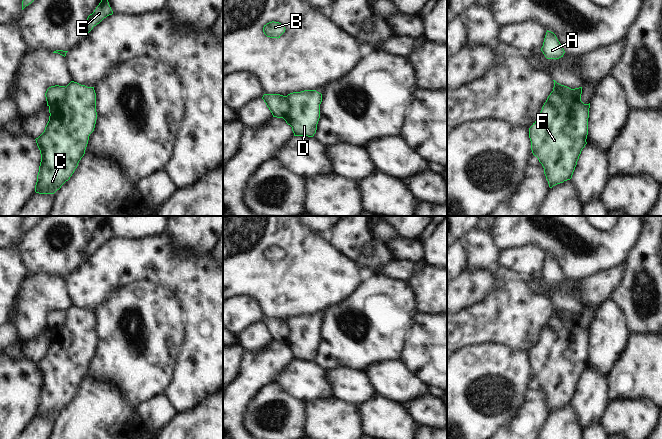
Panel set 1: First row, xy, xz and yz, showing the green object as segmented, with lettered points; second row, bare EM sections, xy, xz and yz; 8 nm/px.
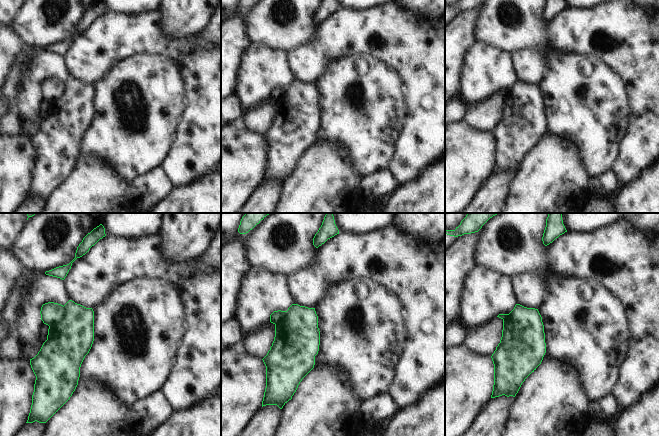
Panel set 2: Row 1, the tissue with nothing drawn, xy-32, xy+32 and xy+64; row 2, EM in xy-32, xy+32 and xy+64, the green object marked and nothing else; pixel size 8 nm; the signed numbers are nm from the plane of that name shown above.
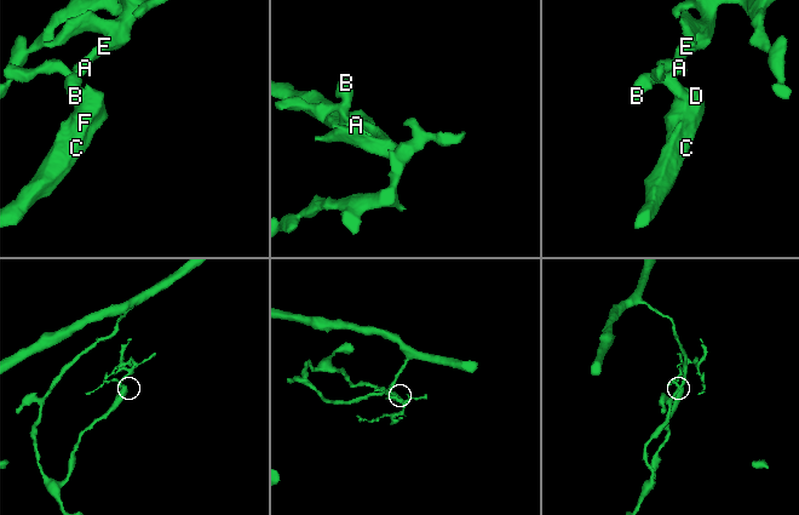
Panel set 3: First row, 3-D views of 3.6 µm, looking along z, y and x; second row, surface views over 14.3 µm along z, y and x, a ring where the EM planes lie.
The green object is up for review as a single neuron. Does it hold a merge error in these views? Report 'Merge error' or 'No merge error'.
Merge error.

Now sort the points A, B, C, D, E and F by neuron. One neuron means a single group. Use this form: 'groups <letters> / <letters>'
groups A B E / C D F

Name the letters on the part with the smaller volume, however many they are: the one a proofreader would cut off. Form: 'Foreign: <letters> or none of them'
Foreign: A, B, E.

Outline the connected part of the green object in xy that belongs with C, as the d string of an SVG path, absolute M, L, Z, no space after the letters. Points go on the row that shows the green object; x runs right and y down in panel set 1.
M71 81L65 97L49 106L49 113L44 132L35 139L41 154L35 185L39 194L59 190L84 156L97 119L94 87Z

